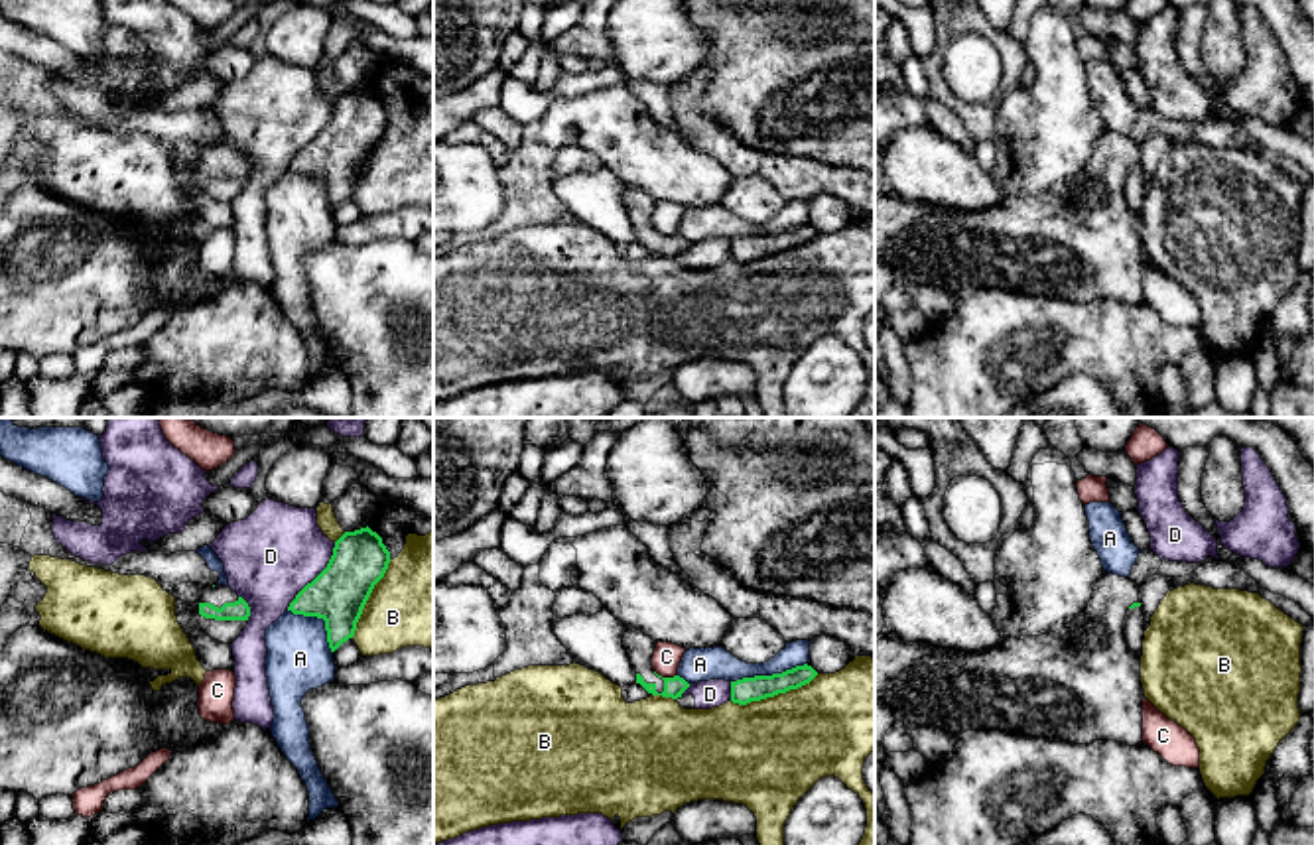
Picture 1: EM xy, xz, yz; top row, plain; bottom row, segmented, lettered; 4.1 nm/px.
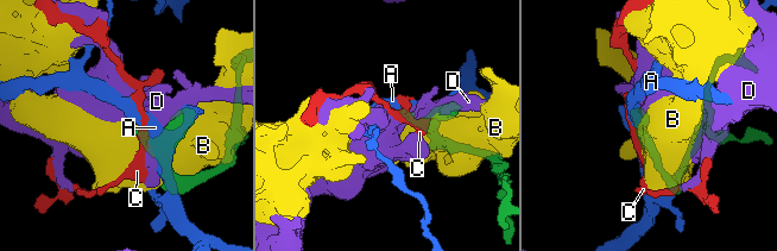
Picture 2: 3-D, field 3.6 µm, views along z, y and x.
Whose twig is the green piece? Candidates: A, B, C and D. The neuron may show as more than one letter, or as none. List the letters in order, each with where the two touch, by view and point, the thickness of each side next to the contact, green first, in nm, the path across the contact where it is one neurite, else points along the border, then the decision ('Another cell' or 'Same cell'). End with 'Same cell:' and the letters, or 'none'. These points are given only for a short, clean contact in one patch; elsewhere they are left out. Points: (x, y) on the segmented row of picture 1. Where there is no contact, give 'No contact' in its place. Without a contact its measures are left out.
A: Touches green at xz (769, 676). Thickness 100 nm (green) against 130 nm. Another cell
B: Touches green at xz (775, 694). Thickness 100 nm (green) against 440 nm. Another cell
C: Touches green at xz (666, 678). Thickness 80 nm (green) against 120 nm. Boundary: xz (655, 670), (662, 676), (676, 676). Another cell
D: Touches green at xy (318, 576). Thickness 240 nm (green) against 380 nm. Another cell
Same cell: none

